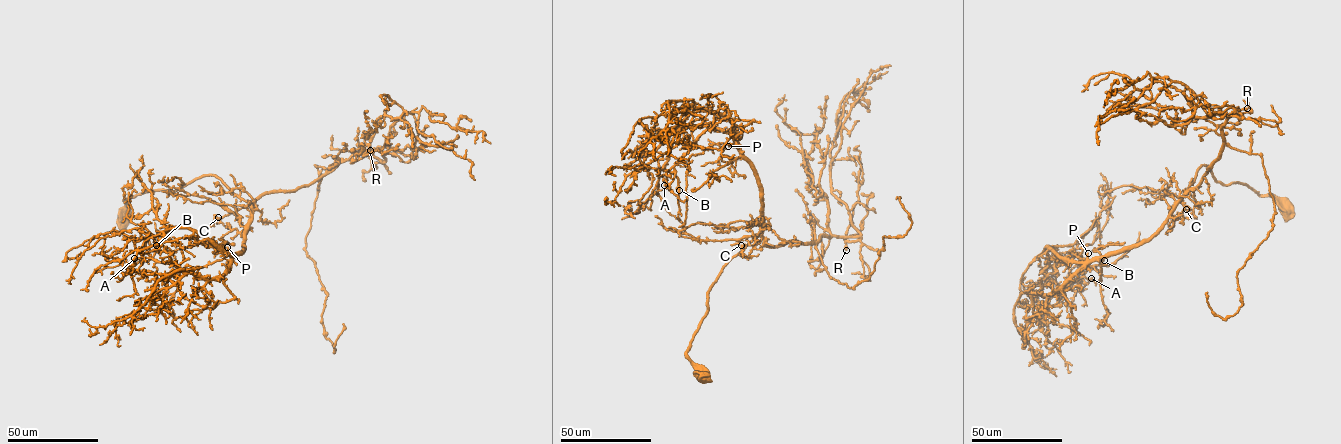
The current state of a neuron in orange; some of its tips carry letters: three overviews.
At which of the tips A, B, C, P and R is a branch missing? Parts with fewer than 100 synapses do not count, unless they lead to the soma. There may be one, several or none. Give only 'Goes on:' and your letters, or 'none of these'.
Goes on: none of these

